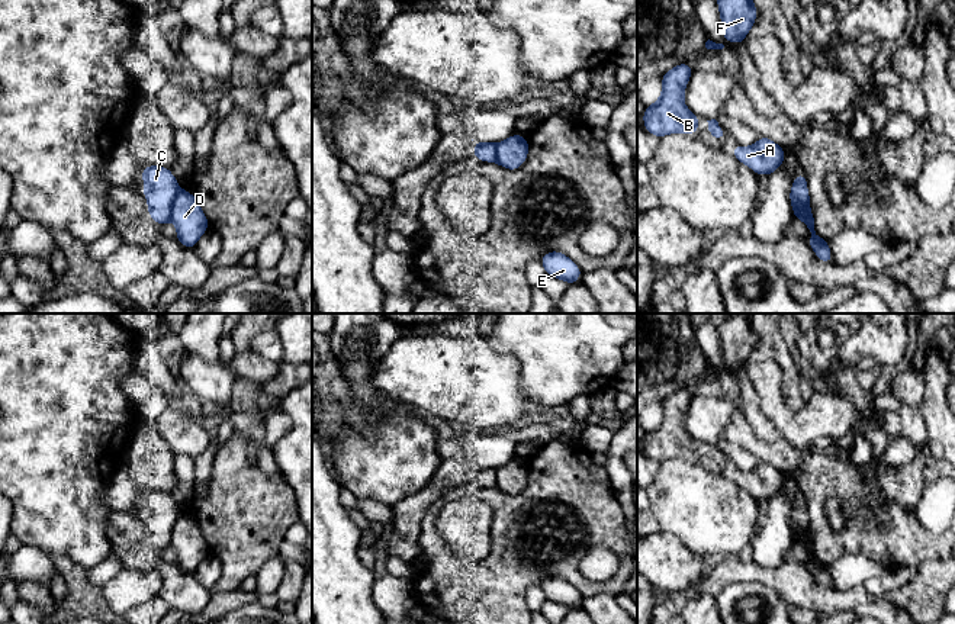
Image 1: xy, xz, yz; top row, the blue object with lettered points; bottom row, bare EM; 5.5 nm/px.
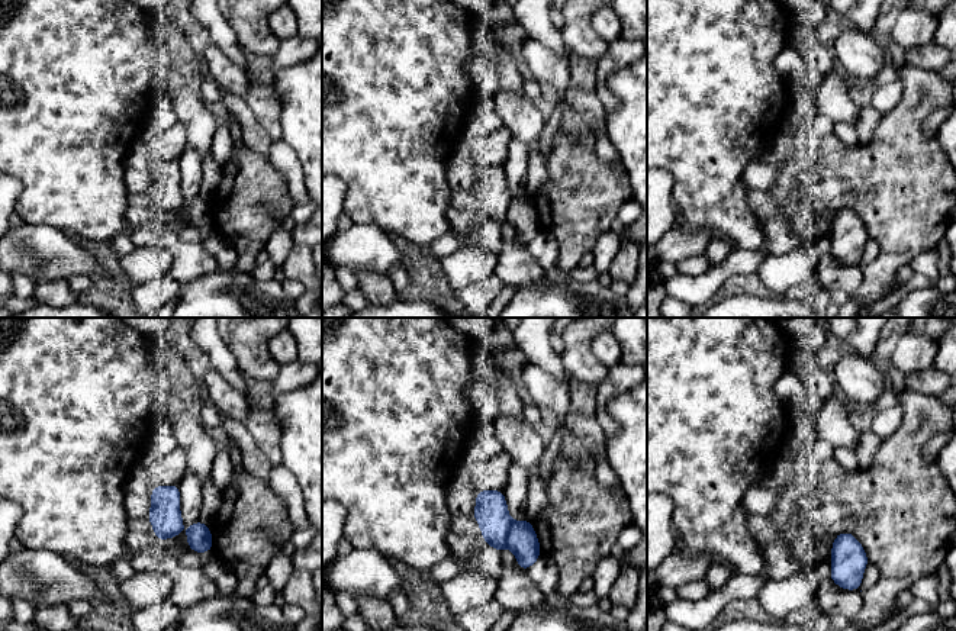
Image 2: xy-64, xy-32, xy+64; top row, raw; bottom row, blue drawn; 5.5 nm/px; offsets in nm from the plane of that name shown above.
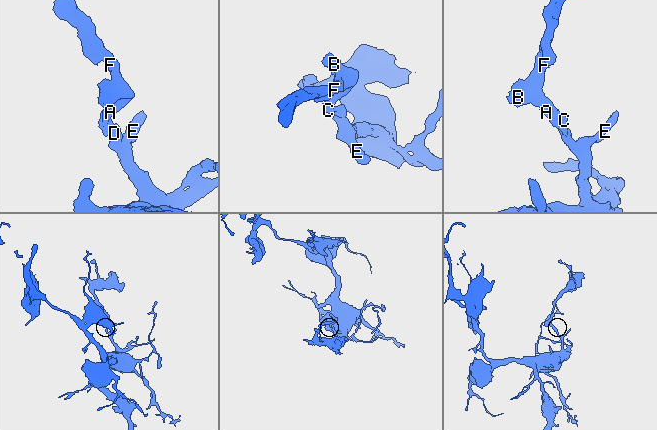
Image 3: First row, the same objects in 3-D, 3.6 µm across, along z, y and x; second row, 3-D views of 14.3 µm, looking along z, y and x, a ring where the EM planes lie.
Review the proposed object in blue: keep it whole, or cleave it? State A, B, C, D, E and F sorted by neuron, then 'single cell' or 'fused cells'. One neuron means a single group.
A B C F / D E; fused cells

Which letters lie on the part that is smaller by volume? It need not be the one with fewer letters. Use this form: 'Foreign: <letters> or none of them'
Foreign: A, B, C, F

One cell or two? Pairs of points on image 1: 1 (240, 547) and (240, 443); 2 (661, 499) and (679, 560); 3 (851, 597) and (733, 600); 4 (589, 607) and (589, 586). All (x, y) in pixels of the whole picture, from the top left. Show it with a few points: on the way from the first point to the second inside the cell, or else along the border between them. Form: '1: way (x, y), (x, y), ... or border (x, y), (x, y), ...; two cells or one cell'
1: way (240, 521), (240, 469); one cell
2: border (659, 528), (672, 533), (698, 555); two cells
3: border (758, 581), (775, 589), (791, 605); two cells
4: border (614, 595), (595, 594), (584, 598); two cells

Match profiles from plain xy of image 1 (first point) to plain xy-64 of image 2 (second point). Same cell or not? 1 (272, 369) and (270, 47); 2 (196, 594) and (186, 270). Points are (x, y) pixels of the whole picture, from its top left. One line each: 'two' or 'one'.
1: one
2: one

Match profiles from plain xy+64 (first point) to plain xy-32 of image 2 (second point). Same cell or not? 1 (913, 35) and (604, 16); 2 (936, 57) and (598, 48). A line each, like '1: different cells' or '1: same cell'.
1: same cell
2: same cell

